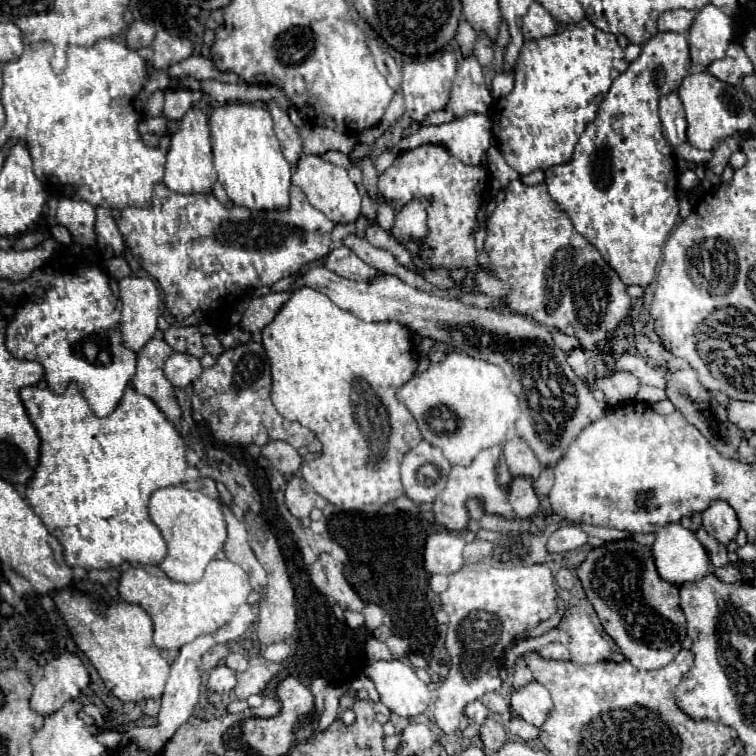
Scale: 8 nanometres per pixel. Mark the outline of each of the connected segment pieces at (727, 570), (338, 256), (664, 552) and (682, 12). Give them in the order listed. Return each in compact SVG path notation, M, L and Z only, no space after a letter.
M728 565L728 567L722 567L722 569L714 569L714 575L720 581L724 581L724 583L738 583L738 581L742 581L742 573L734 565Z
M336 247L326 263L324 263L330 271L338 273L340 277L346 277L346 279L354 279L354 281L362 281L362 283L368 283L376 277L382 275L382 271L378 271L376 267L370 267L368 263L364 263L352 249L348 247Z
M668 523L662 527L656 535L652 555L658 575L676 585L700 581L710 571L706 549L680 523Z
M676 9L676 11L666 11L660 15L658 19L658 31L676 31L676 33L684 33L690 29L694 21L694 13L686 11L686 9Z

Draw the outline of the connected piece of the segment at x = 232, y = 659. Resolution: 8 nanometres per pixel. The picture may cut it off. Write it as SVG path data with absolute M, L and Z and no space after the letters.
M230 653L226 657L226 667L230 667L232 671L244 671L248 667L248 661L242 653Z

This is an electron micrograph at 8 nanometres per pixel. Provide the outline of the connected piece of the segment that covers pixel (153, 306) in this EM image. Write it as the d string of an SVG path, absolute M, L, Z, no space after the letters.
M126 277L120 281L120 301L120 332L124 347L138 353L148 339L157 335L160 291L148 277Z

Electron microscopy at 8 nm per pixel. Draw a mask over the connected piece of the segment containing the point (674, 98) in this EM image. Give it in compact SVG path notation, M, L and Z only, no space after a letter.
M676 91L664 95L660 99L660 119L664 127L664 137L678 147L680 143L686 141L686 117L684 117L684 107Z

